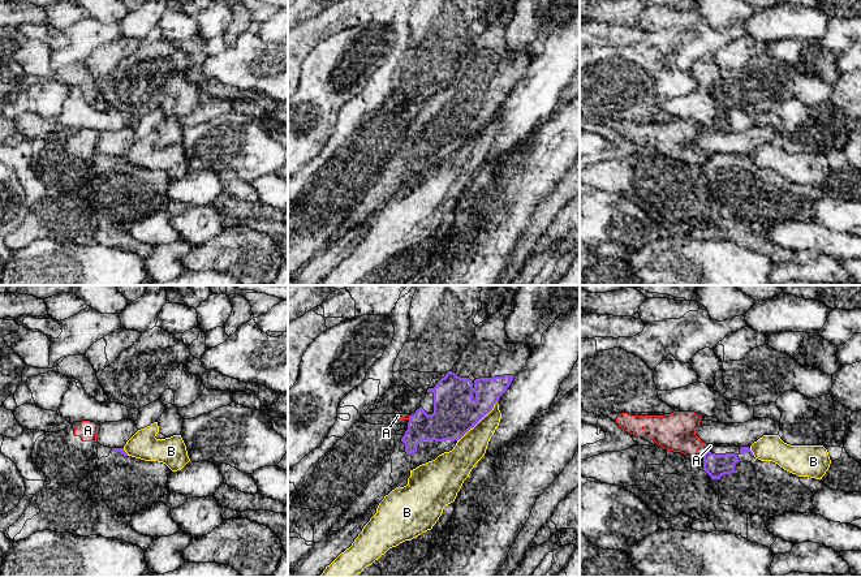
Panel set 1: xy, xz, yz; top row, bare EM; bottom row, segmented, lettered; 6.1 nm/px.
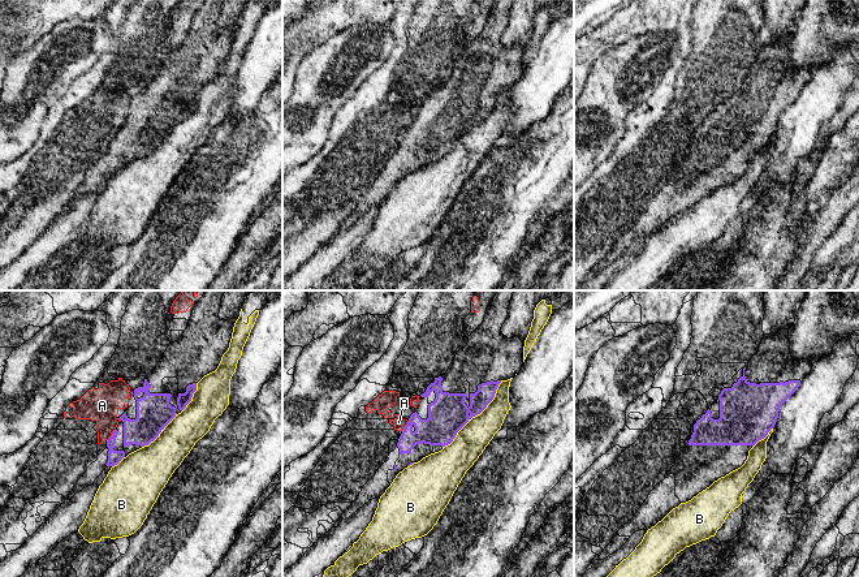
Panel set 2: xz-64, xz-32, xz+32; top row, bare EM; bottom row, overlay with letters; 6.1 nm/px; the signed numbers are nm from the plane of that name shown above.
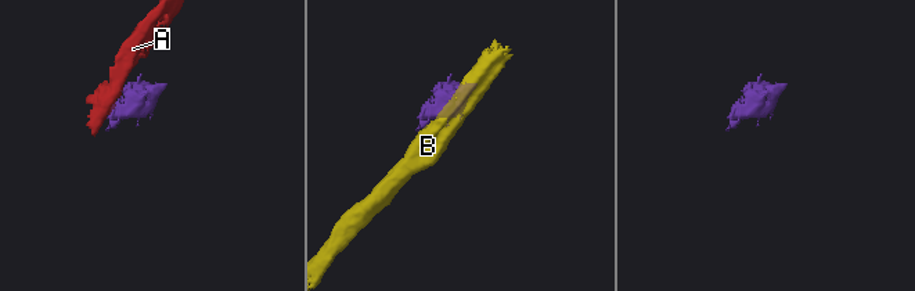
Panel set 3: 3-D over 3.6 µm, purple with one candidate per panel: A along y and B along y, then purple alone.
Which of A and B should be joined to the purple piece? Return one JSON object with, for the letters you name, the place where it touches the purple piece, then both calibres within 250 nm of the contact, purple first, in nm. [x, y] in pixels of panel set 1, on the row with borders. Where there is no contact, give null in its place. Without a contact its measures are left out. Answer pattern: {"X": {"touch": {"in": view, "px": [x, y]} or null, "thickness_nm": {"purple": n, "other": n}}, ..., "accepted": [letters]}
{"accepted": []}

